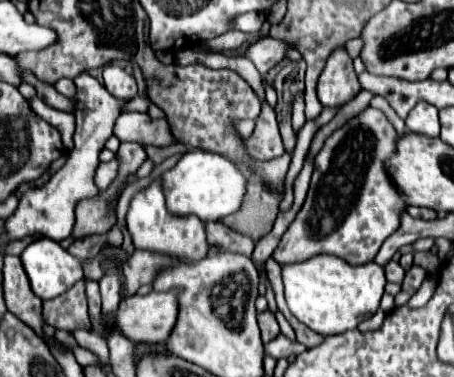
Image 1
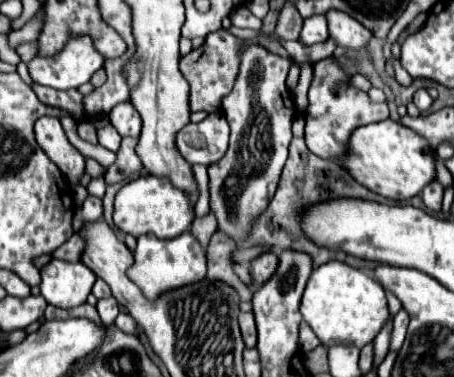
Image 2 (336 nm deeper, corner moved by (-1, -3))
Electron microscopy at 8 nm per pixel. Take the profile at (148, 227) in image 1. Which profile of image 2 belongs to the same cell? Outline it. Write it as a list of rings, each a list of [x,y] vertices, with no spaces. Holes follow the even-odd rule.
[[[183,232],[173,240],[159,240],[153,234],[145,234],[137,238],[135,264],[127,270],[131,282],[135,282],[149,300],[157,300],[163,292],[171,288],[181,288],[183,284],[193,284],[195,280],[203,280],[207,272],[207,258],[201,244],[193,238],[191,232]]]

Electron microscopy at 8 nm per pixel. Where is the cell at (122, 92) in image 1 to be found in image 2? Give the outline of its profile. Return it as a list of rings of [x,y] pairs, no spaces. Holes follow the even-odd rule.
[[[121,102],[109,112],[109,122],[121,136],[139,138],[141,134],[141,118],[131,102]]]

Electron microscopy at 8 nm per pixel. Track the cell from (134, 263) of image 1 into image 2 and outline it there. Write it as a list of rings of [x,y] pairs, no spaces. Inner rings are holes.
[[[103,298],[103,300],[97,302],[97,312],[99,312],[103,324],[109,326],[109,324],[115,322],[115,318],[119,314],[119,308],[117,308],[117,302],[113,298]]]

